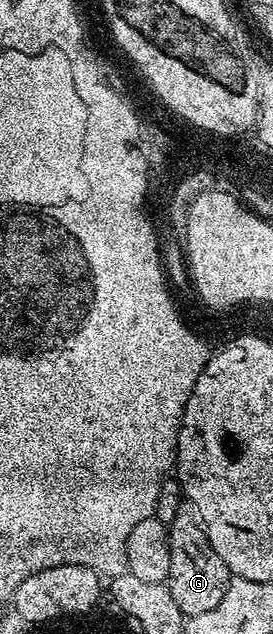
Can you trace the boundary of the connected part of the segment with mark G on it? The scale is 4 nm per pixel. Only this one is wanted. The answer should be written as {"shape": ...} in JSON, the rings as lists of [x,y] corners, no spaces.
{"shape":[[[182,502],[172,523],[167,524],[167,529],[170,541],[170,573],[166,582],[174,605],[184,617],[214,609],[226,593],[230,572],[226,561],[222,561],[222,557],[214,553],[214,545],[210,545],[198,509],[194,509],[192,503]]]}

